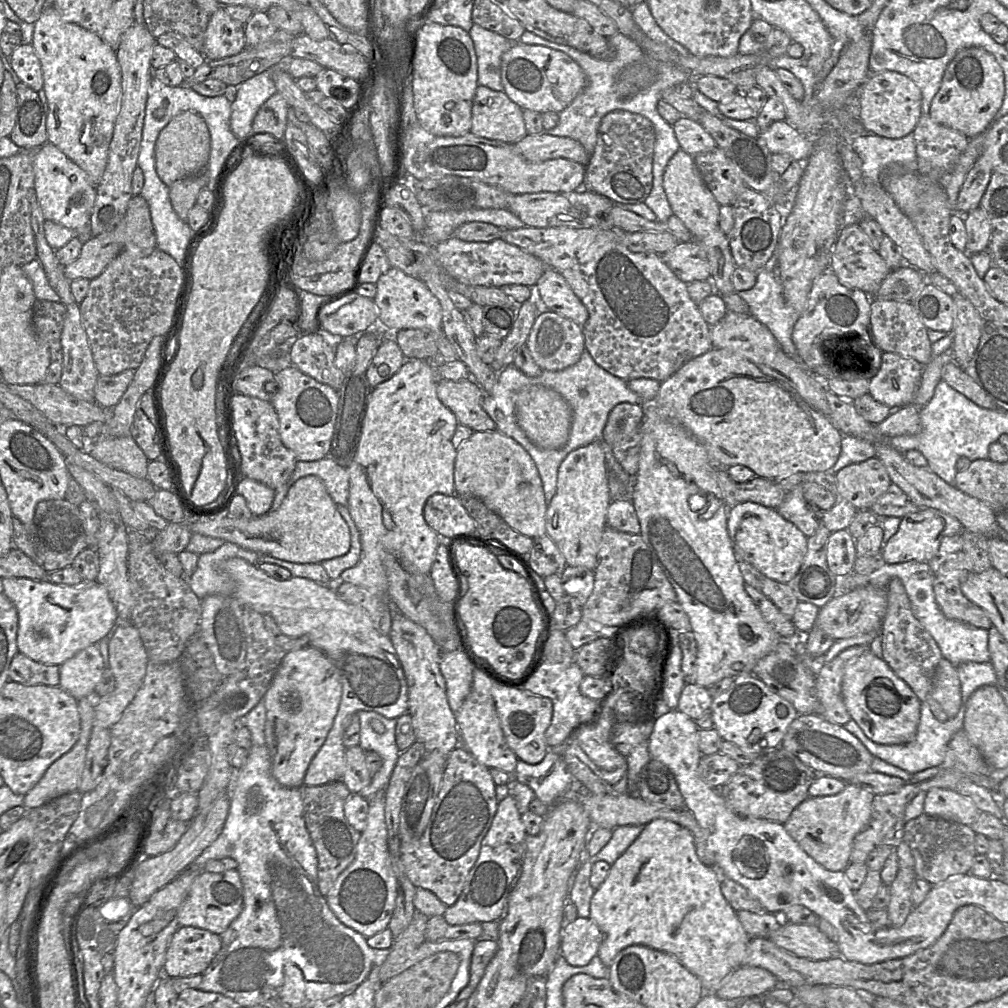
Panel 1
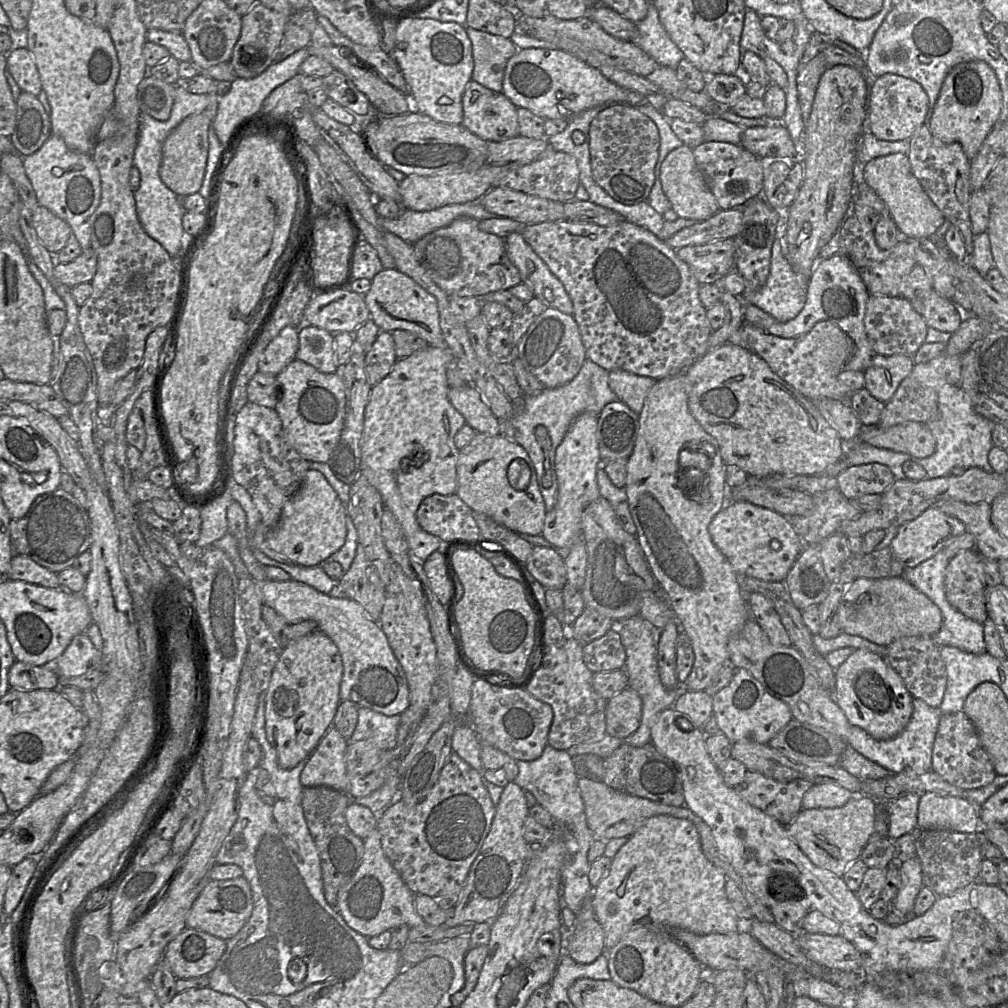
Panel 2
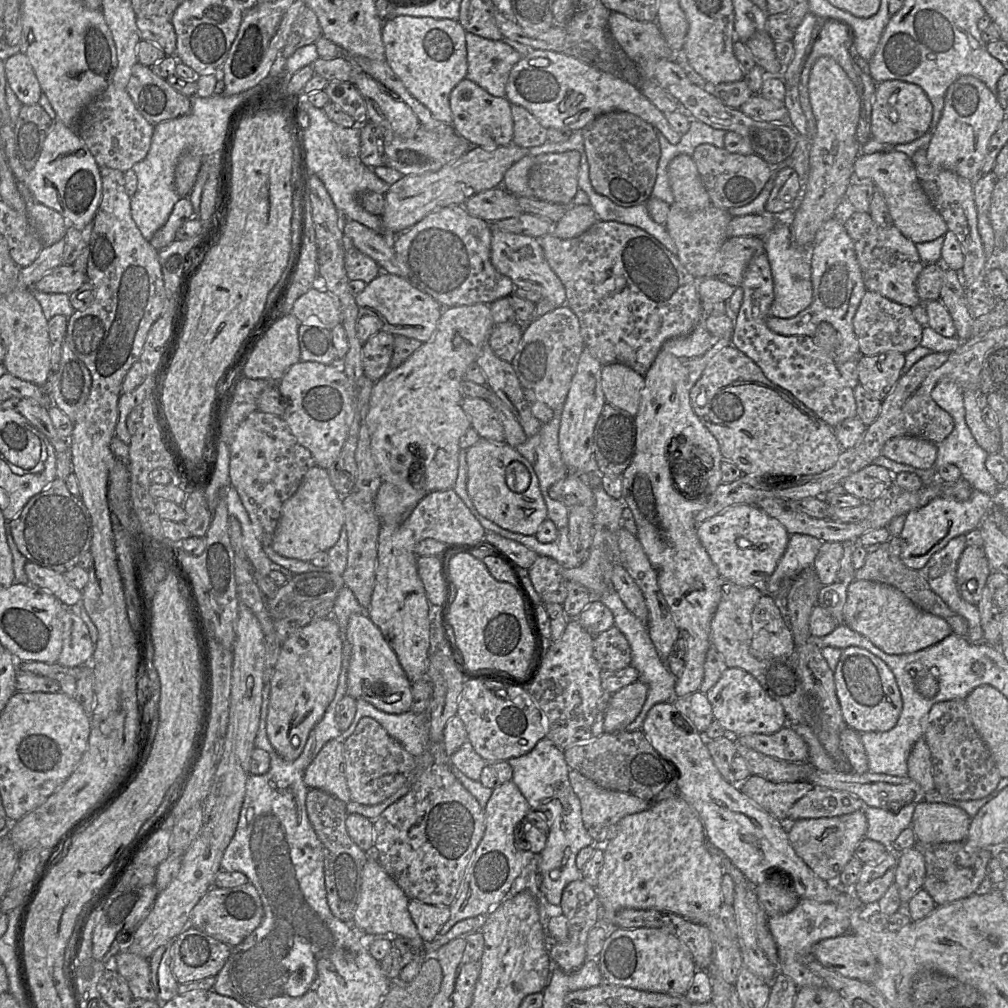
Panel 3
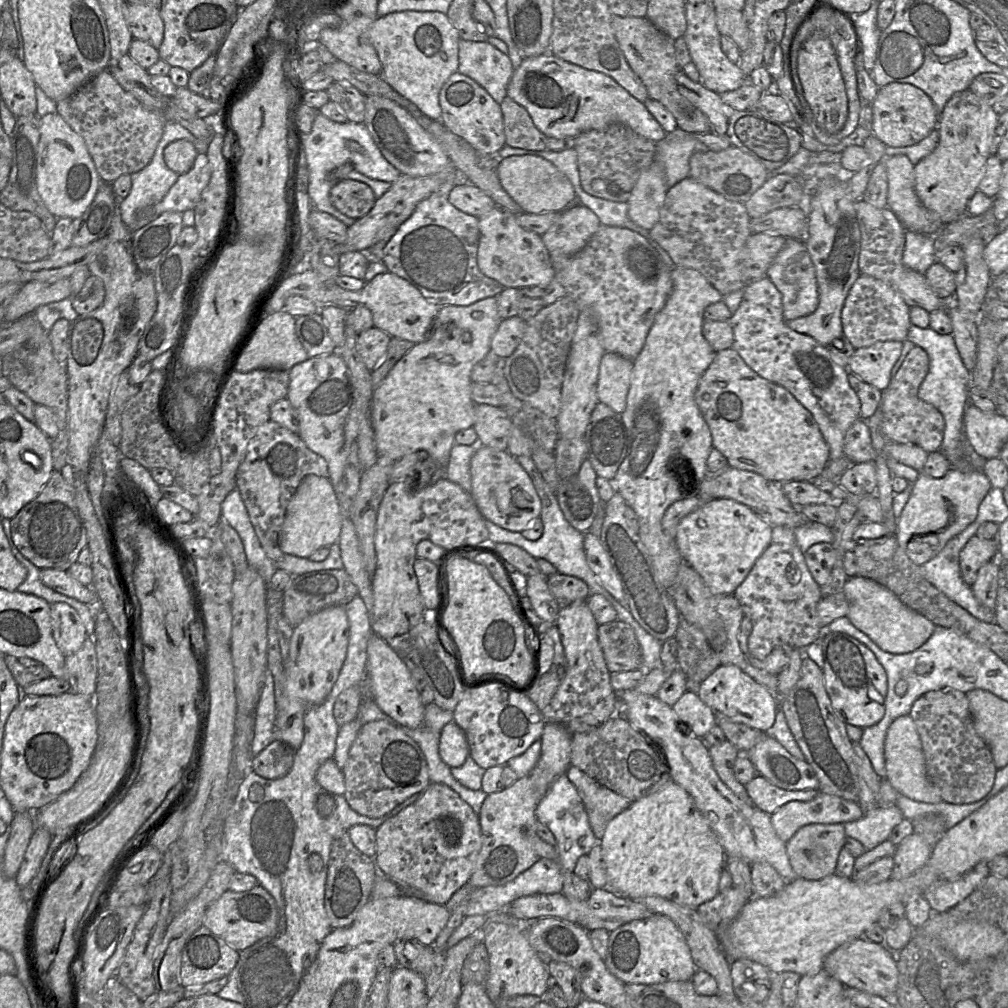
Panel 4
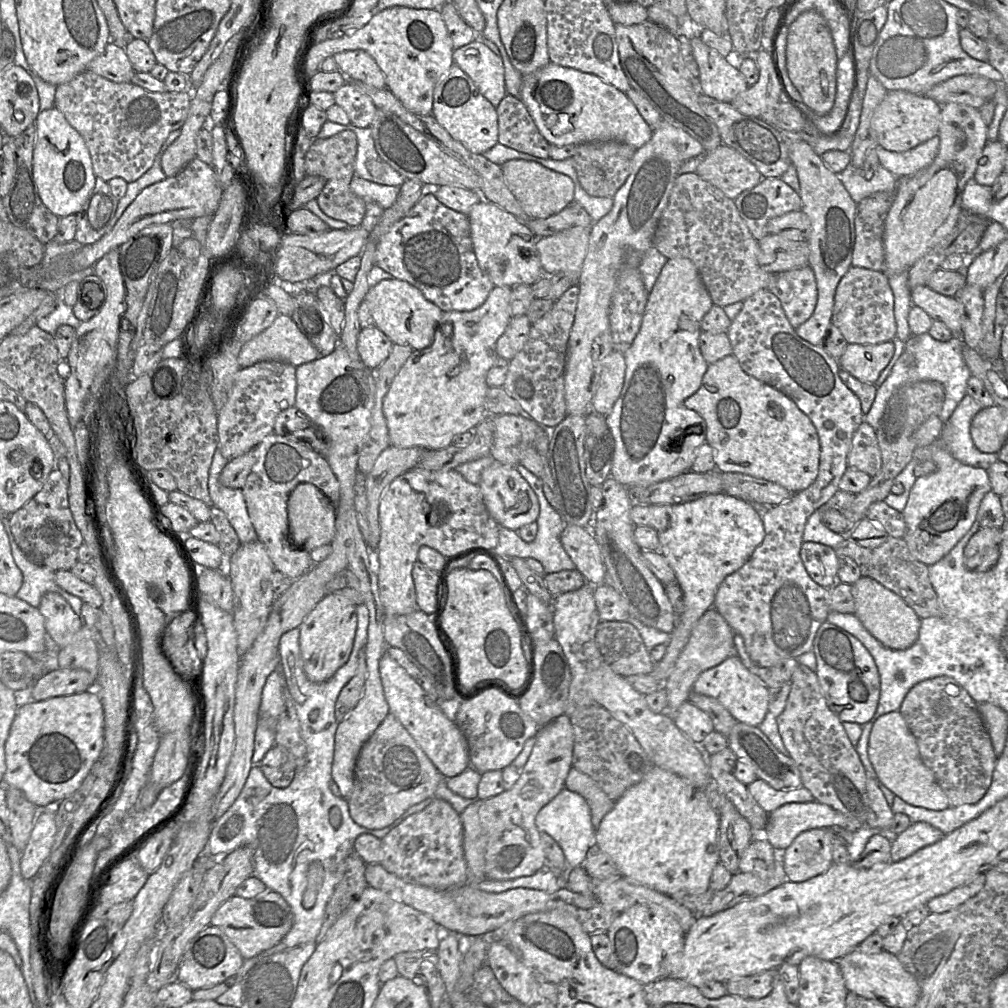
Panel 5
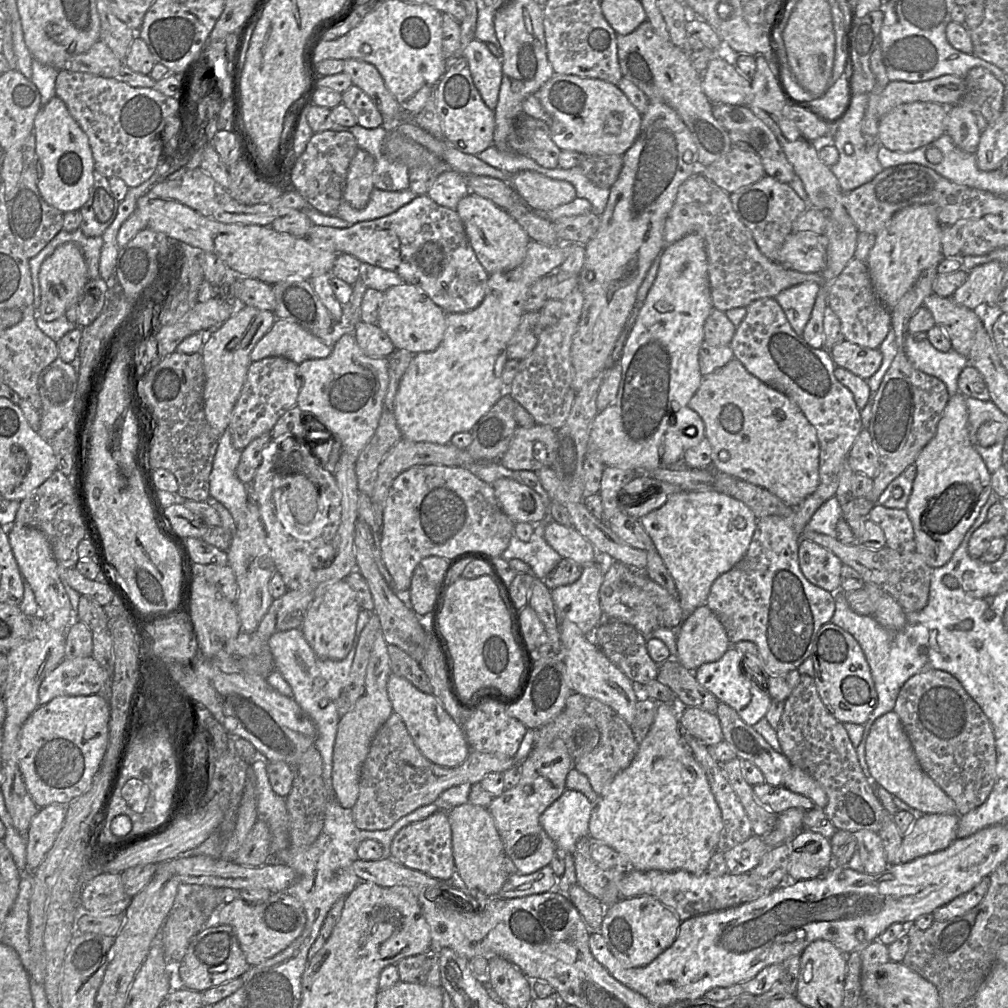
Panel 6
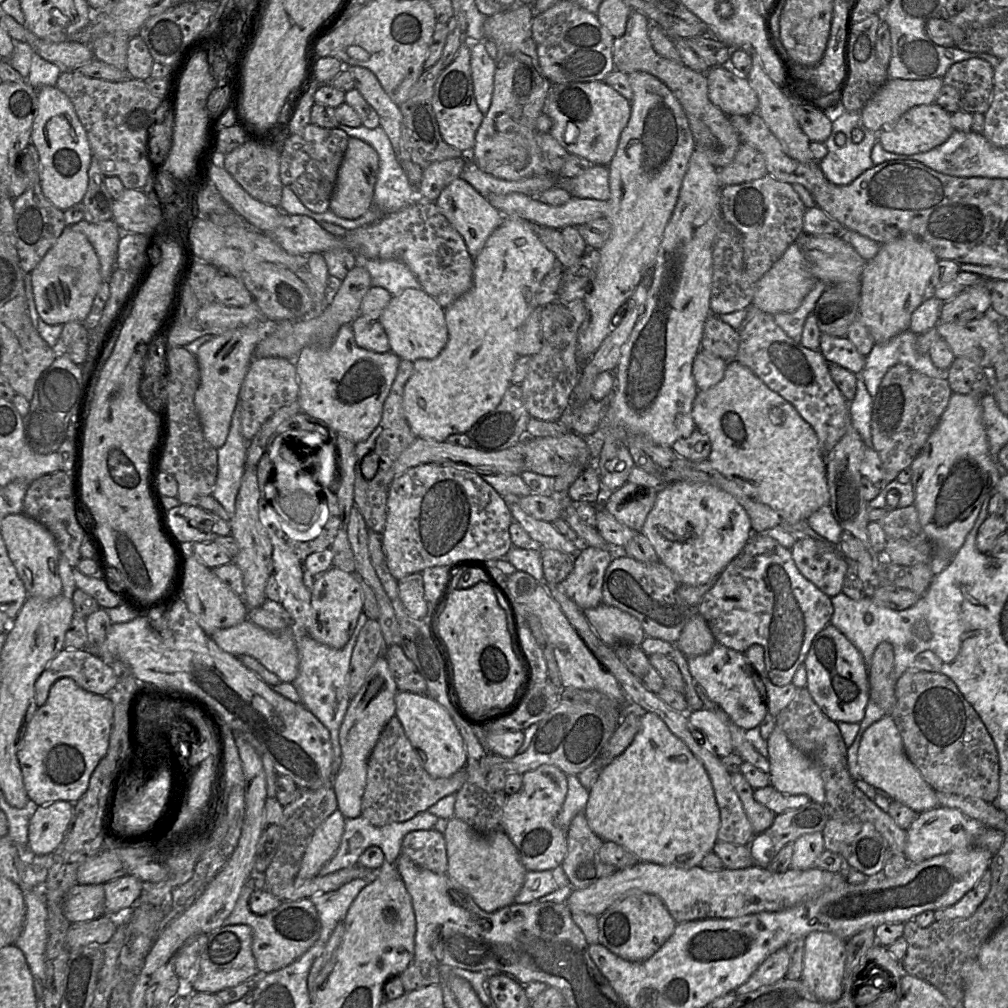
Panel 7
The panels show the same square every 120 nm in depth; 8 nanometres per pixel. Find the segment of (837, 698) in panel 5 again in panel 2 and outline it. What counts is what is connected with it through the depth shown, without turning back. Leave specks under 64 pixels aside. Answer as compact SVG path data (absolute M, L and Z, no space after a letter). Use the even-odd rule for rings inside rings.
M856 649L836 669L834 698L851 725L864 729L879 740L889 740L899 735L913 712L914 697L902 678L882 655L866 649Z

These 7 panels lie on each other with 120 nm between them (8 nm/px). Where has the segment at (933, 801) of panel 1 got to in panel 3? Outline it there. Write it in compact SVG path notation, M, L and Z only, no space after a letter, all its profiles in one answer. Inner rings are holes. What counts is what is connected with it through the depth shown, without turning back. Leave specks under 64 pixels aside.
M938 802L916 804L912 829L916 840L927 844L964 841L971 817L961 808Z

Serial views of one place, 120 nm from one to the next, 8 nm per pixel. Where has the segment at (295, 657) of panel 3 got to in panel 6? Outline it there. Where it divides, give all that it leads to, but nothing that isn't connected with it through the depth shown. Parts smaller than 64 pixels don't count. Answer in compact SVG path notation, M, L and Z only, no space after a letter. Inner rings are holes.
M340 580L326 589L316 589L315 597L299 629L317 657L339 661L351 649L360 610L356 593L345 580Z

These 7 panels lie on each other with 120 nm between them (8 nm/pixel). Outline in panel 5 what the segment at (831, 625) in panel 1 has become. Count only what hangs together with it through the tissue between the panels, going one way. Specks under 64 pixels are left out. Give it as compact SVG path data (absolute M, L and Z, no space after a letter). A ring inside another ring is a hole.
M862 576L851 585L855 615L863 626L885 647L905 650L918 639L921 618L898 595L876 580Z

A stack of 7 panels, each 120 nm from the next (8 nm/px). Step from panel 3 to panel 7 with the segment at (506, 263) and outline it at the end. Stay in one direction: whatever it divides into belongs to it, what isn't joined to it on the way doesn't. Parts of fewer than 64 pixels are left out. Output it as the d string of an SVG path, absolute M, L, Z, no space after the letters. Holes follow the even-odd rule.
M461 177L453 180L439 195L435 204L463 238L470 255L475 258L504 215Z

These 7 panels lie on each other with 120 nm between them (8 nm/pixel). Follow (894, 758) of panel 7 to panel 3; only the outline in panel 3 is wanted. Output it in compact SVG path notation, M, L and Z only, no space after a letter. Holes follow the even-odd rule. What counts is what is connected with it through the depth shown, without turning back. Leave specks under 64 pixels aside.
M924 738L914 744L907 765L907 775L916 781L924 792L936 791L933 782L931 753Z

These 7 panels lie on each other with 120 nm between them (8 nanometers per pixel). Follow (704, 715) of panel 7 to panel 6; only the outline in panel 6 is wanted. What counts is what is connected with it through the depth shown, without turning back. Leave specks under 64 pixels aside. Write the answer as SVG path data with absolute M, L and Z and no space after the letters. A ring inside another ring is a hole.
M696 707L682 708L679 724L683 732L695 738L707 747L723 741L723 733L716 714Z

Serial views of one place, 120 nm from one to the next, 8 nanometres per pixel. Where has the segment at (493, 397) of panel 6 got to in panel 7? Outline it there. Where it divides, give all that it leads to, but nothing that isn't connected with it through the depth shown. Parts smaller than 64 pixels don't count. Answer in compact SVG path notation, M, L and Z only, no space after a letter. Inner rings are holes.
M504 217L474 258L472 287L445 309L448 329L446 346L434 359L413 362L413 373L404 388L403 409L417 438L445 442L452 434L467 433L480 418L500 404L512 384L522 328L537 307L536 294L543 278L557 264L556 256L541 242L534 225L537 224L518 217Z

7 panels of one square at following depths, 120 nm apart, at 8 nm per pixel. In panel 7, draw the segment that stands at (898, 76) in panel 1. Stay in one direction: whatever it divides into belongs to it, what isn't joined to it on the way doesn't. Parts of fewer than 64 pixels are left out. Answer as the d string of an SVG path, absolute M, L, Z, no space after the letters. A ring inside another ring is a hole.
M932 103L909 109L891 128L878 132L877 140L884 150L888 152L913 155L930 151L942 145L954 131L951 123L951 114L939 105Z

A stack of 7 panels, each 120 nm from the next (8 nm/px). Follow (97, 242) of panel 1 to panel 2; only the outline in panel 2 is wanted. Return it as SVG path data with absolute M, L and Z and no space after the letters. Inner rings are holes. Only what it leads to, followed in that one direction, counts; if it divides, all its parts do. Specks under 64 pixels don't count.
M88 248L74 260L54 266L55 277L70 288L93 279L97 269L97 256L92 248Z

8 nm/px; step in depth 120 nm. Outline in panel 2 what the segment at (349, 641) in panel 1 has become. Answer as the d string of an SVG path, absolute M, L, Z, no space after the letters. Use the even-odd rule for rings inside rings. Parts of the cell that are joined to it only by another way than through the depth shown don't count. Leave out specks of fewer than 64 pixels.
M293 579L256 583L264 605L275 609L289 623L315 621L318 629L336 644L343 663L340 701L351 702L356 708L368 708L385 716L401 715L409 707L410 692L403 669L379 623L373 621L360 604L349 598L331 597ZM332 726L315 750L307 758L300 775L303 788L329 787L349 795L346 773L346 749L348 741Z

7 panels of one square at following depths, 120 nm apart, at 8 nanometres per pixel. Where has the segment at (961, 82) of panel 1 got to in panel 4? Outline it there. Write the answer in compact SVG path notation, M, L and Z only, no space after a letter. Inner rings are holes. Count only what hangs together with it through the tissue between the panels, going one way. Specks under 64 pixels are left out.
M969 89L955 93L947 101L938 121L937 147L914 166L915 192L922 204L940 217L941 221L943 219L945 223L950 223L965 215L969 201L978 190L979 182L985 173L998 118L992 106L985 104Z

